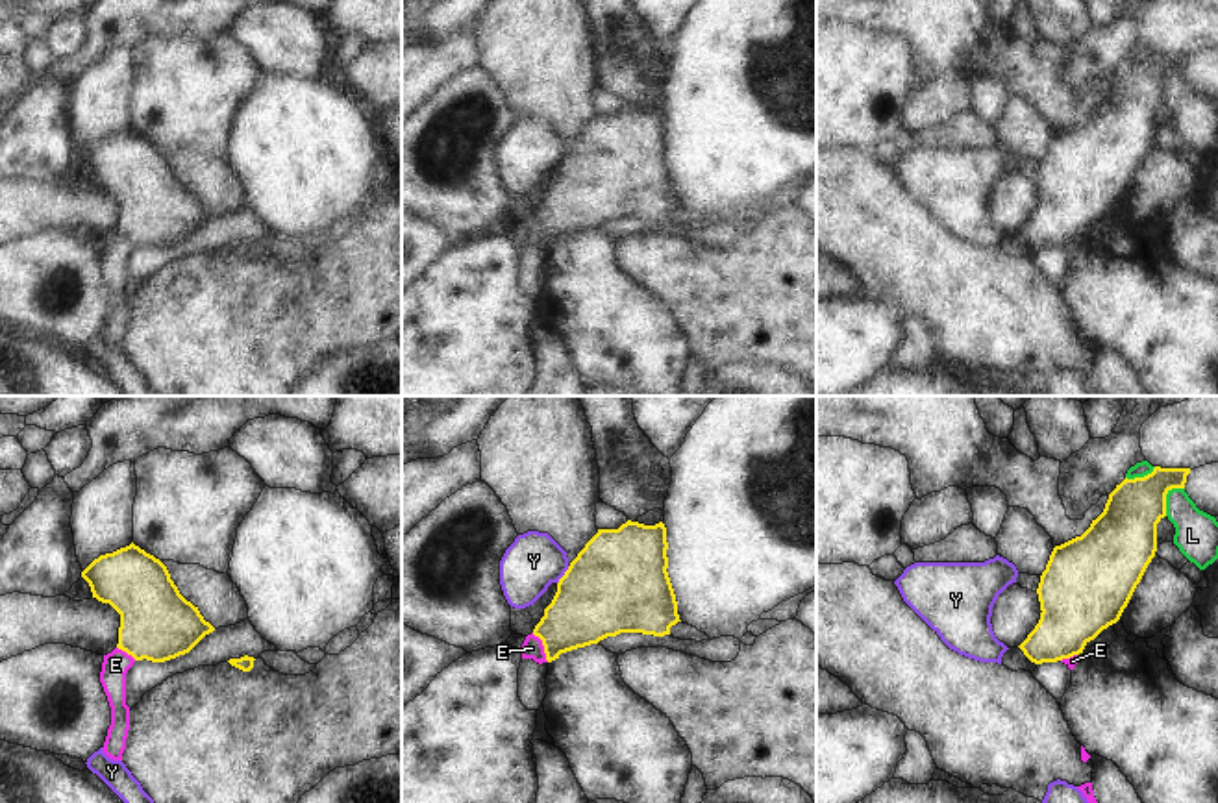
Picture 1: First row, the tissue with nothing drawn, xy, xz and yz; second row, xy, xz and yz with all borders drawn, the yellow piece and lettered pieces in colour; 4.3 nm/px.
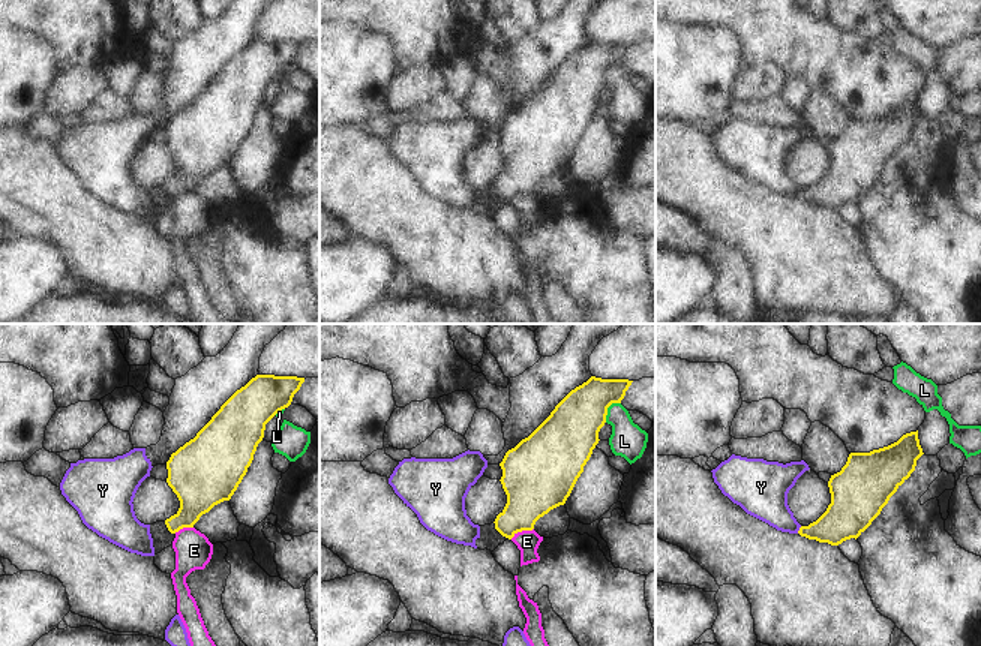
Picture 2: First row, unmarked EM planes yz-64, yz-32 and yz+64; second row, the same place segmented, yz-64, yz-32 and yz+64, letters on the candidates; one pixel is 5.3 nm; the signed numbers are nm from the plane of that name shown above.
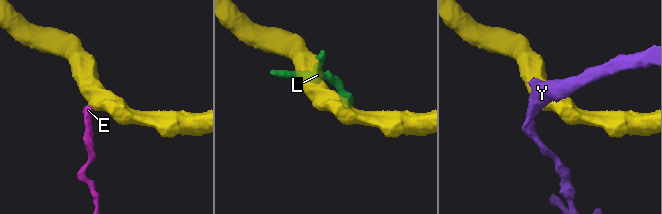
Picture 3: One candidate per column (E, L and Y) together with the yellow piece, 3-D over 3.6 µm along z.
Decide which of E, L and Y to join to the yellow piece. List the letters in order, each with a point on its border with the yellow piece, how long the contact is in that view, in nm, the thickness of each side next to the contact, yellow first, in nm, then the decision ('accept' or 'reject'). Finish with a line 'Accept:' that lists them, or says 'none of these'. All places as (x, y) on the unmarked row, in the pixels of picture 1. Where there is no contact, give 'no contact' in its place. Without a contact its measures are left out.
E: xz (543, 230) | 150 nm | 300/90 nm | reject
L: yz (1165, 82) | 150 nm | 280/190 nm | reject
Y: xz (563, 161) | 90 nm | 440/240 nm | reject
Accept: none of these

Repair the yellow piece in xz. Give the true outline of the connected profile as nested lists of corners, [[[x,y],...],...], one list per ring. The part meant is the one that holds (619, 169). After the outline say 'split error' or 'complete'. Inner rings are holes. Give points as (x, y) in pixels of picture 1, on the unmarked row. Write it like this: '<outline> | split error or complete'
[[[628,105],[618,115],[598,115],[559,165],[552,189],[533,215],[542,226],[546,246],[620,218],[670,220],[670,213],[681,205],[666,157],[666,135],[663,107],[644,111]]] | complete

